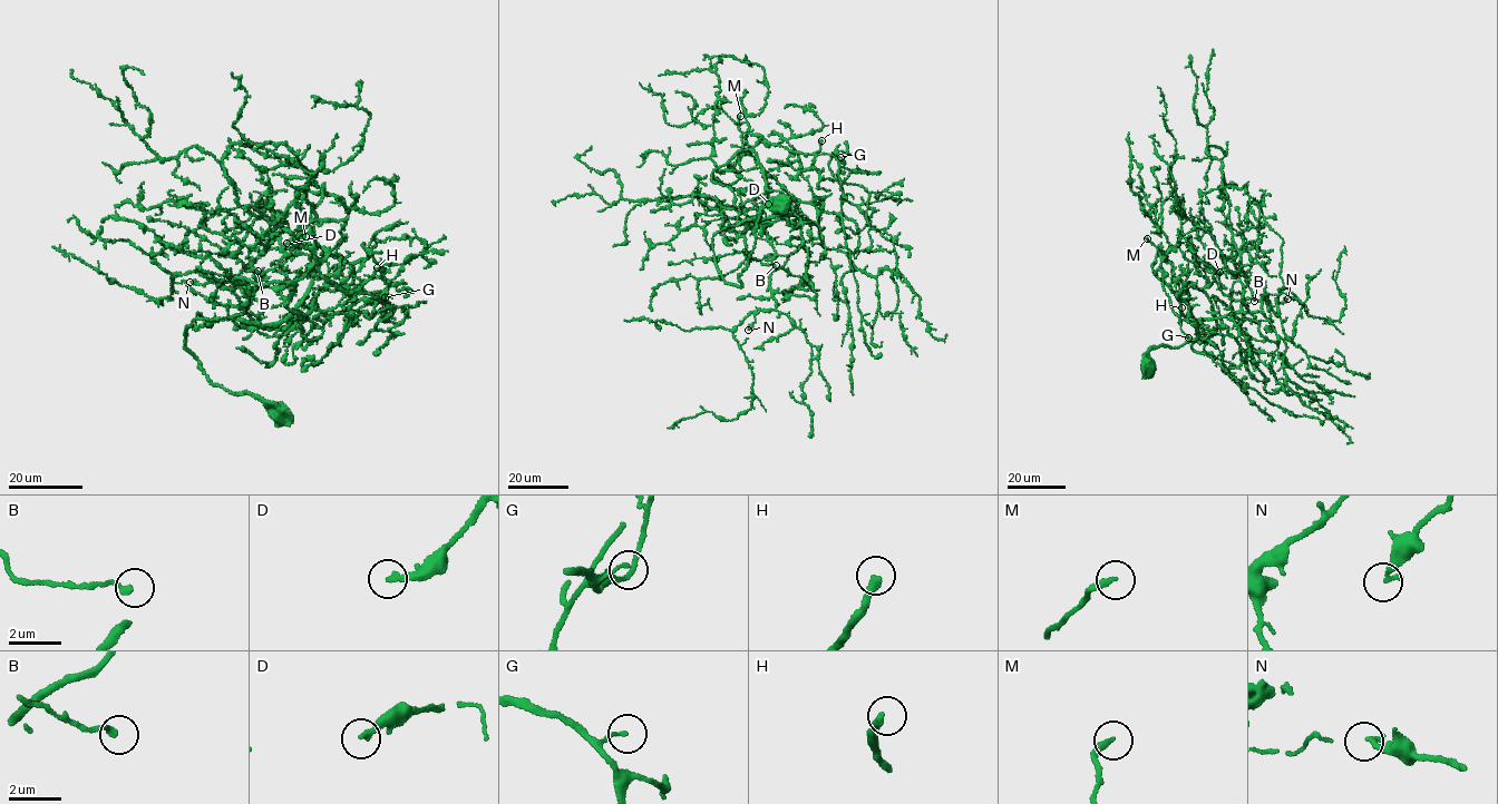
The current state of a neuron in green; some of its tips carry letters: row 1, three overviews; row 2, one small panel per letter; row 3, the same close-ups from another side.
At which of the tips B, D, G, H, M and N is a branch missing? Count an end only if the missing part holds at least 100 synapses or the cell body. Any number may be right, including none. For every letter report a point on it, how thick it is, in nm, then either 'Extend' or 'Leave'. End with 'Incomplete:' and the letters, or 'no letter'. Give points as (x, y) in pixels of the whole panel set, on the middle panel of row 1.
B: Place: (776, 265). Thickness 200 nm. Leave
D: Place: (768, 204). Thickness 220 nm. Leave
G: Place: (840, 157). Thickness 120 nm. Leave
H: Place: (822, 140). Thickness 300 nm. Extend
M: Place: (740, 116). Thickness 240 nm. Leave
N: Place: (748, 330). Thickness 280 nm. Leave
Incomplete: H

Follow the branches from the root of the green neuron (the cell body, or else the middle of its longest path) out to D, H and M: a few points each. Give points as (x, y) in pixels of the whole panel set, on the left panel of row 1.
D: (279, 414), (213, 384), (185, 332), (200, 317), (288, 319), (318, 263), (299, 244), (308, 221), (287, 243)
H: (279, 414), (213, 384), (186, 329), (242, 313), (237, 277), (291, 281), (315, 264), (349, 292), (377, 267)
M: (279, 414), (213, 384), (185, 332), (242, 313), (249, 286), (234, 278), (317, 267), (295, 245), (305, 236)

